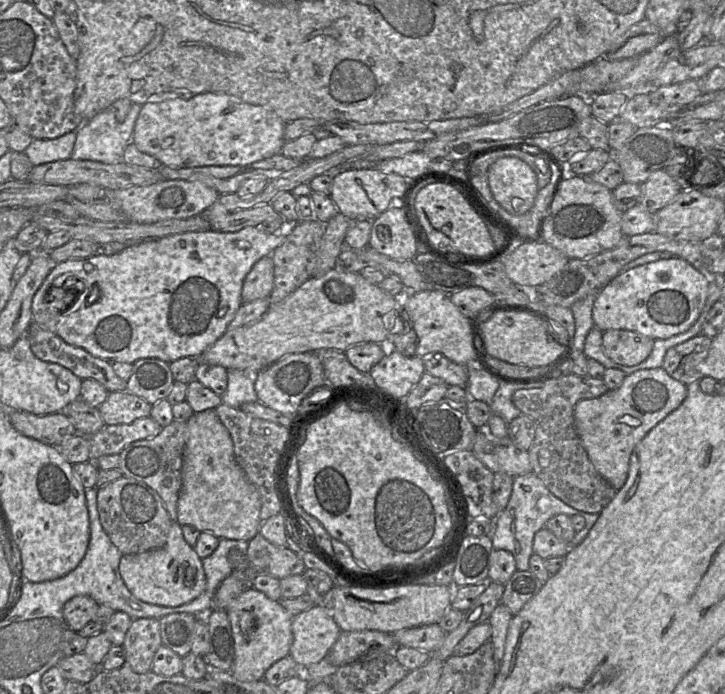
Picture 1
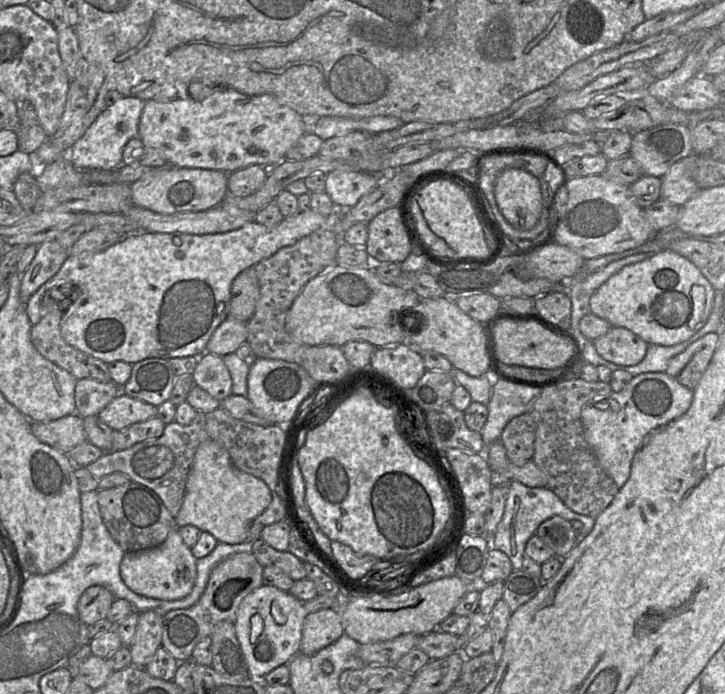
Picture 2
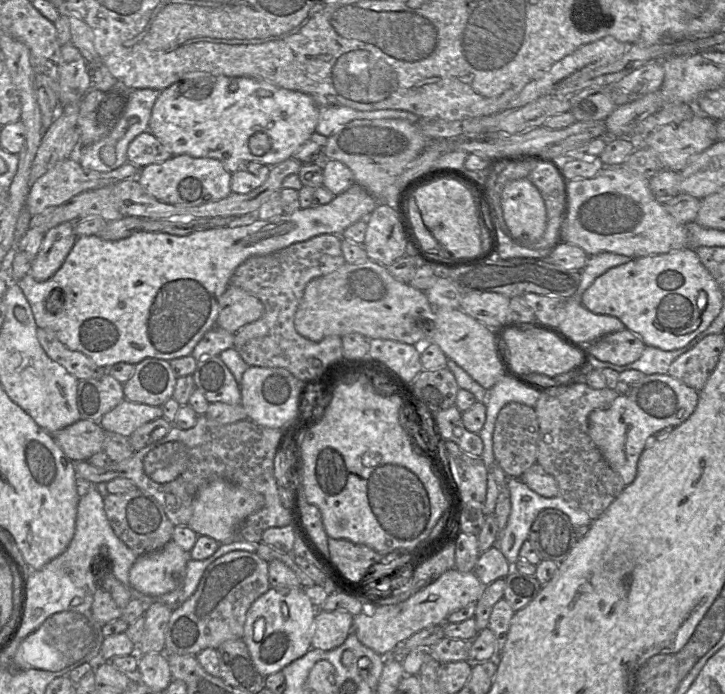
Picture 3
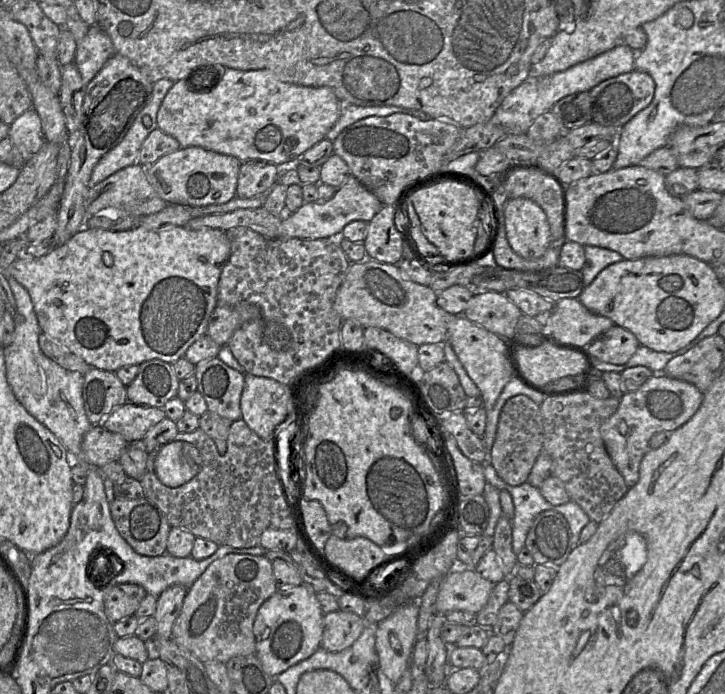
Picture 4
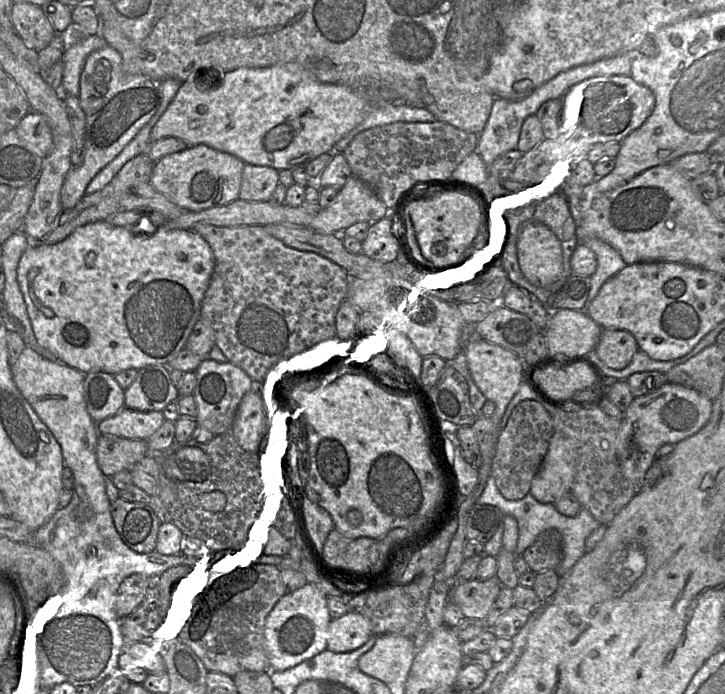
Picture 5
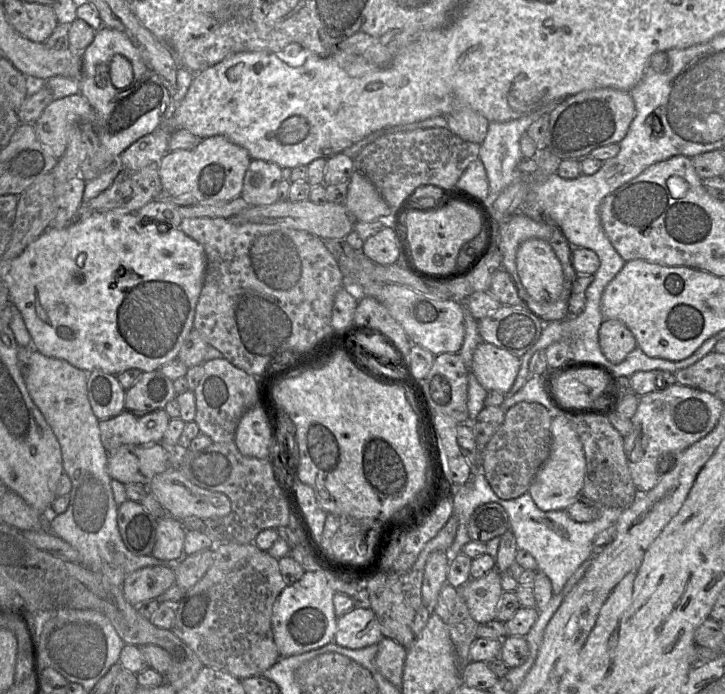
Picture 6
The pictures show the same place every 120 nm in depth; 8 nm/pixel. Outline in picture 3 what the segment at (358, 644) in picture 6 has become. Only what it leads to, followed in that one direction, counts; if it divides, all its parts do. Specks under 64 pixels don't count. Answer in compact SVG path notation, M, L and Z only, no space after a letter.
M321 611L315 616L311 646L330 651L341 646L352 633L353 616L347 612Z

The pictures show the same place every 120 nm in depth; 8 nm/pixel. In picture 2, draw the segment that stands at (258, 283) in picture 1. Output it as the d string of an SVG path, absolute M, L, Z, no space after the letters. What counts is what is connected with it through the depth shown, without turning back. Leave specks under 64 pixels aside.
M254 266L242 271L232 282L229 316L248 322L256 310L259 284Z

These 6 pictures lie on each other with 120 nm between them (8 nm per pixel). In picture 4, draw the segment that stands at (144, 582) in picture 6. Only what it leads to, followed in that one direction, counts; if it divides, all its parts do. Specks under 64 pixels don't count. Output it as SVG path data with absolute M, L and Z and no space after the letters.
M118 584L110 589L104 598L104 611L111 623L134 615L142 599L147 595L145 589L137 584Z

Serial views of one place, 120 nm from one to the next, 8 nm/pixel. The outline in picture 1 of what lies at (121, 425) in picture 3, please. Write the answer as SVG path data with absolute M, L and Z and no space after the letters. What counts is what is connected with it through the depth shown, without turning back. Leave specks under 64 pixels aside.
M125 391L110 392L98 407L105 425L130 424L135 419L149 417L152 405Z

